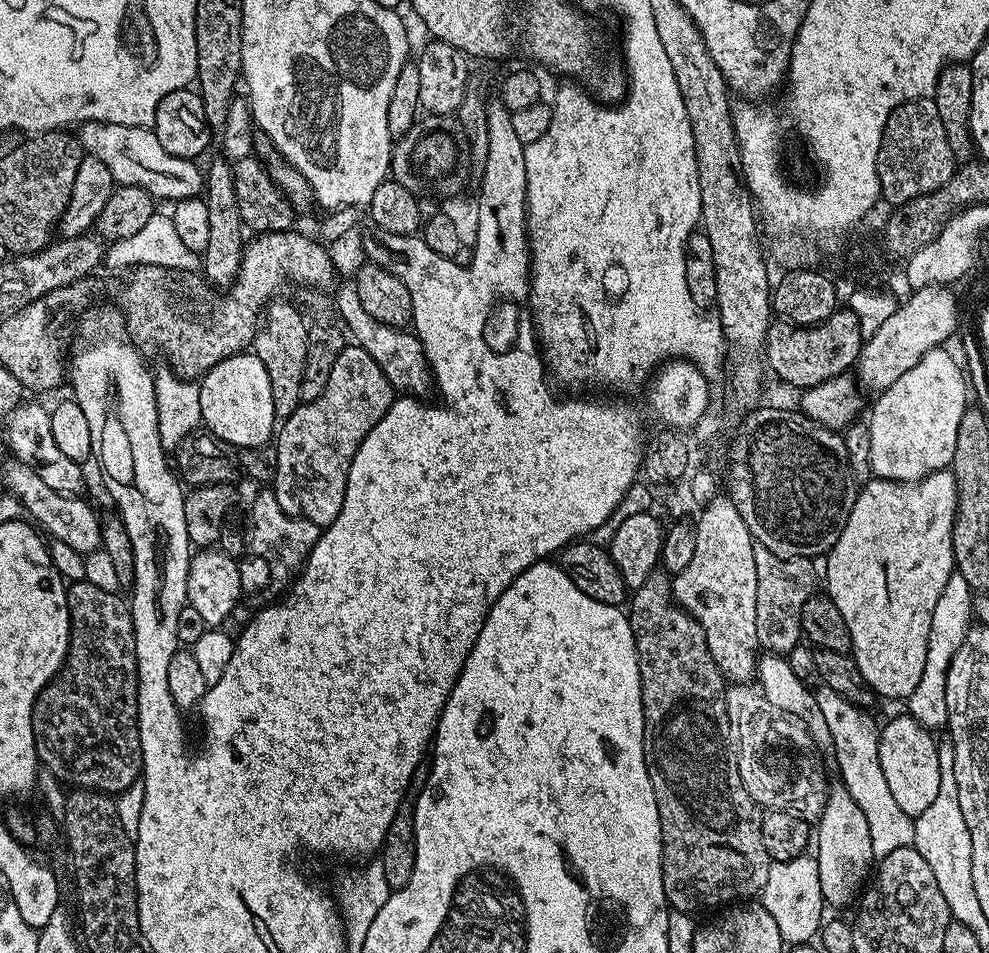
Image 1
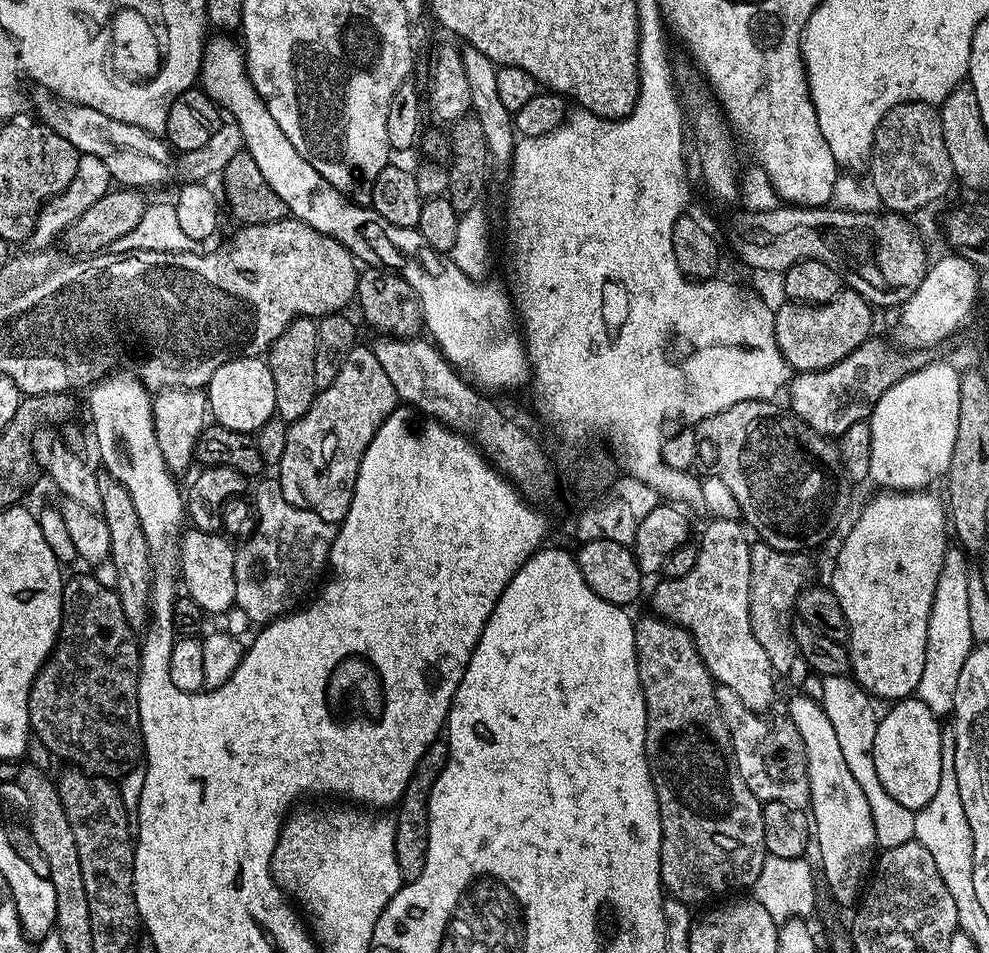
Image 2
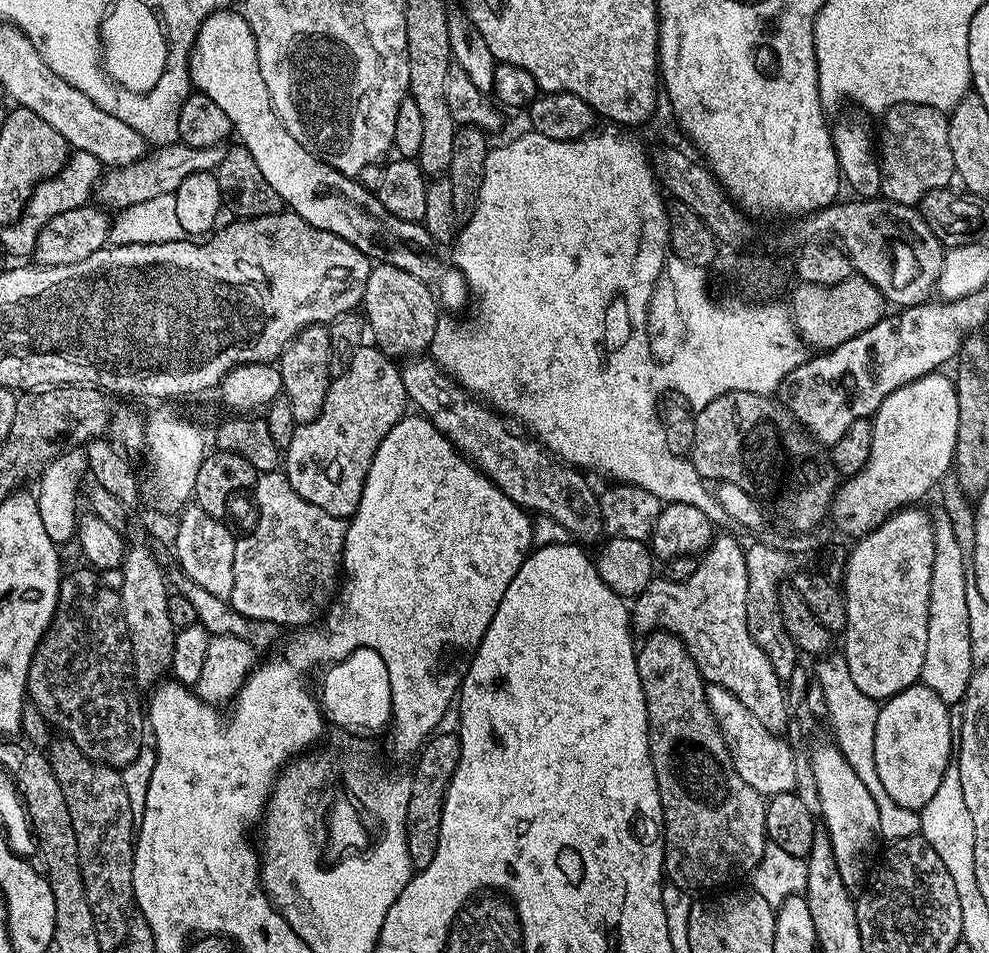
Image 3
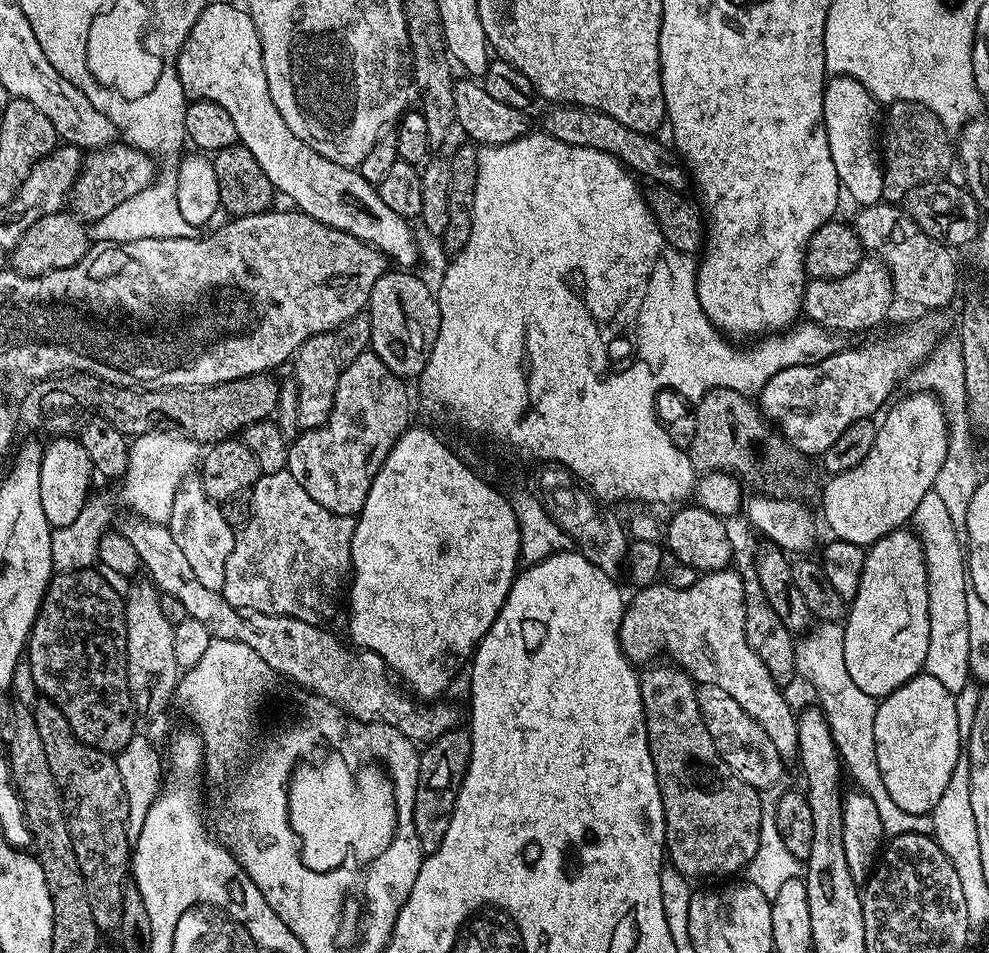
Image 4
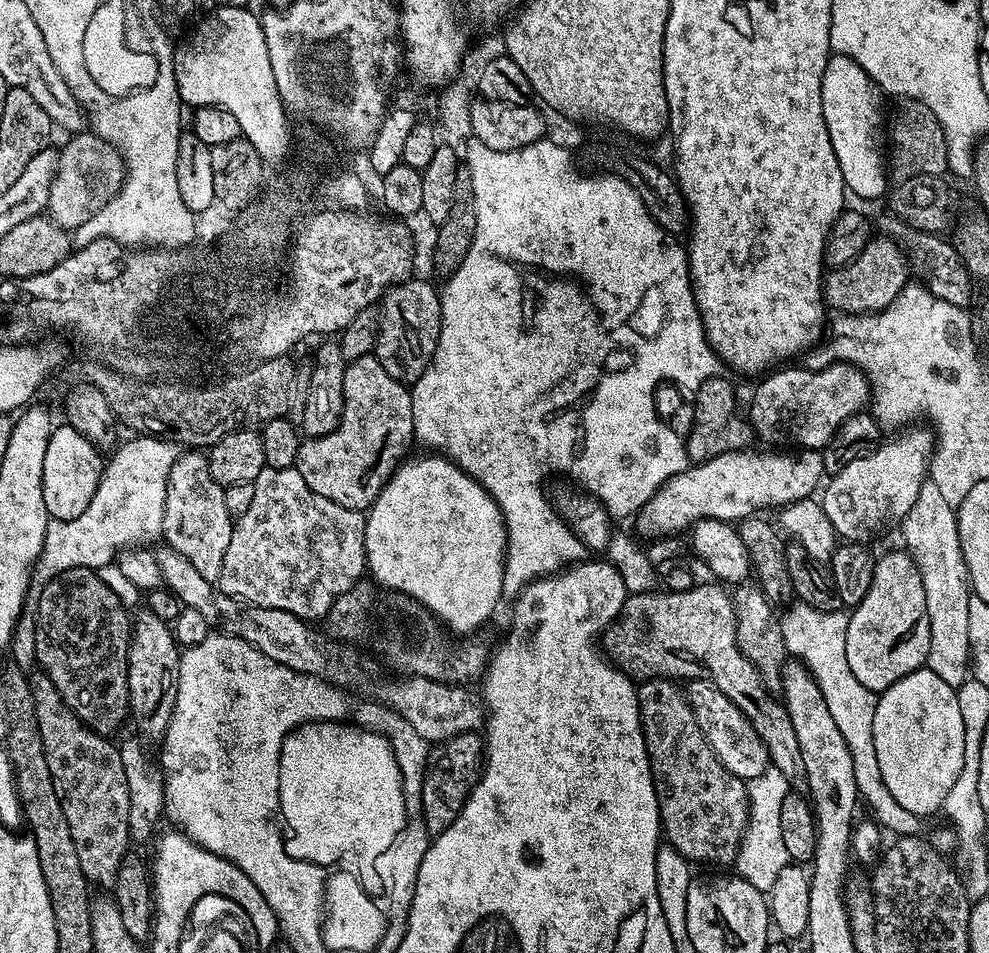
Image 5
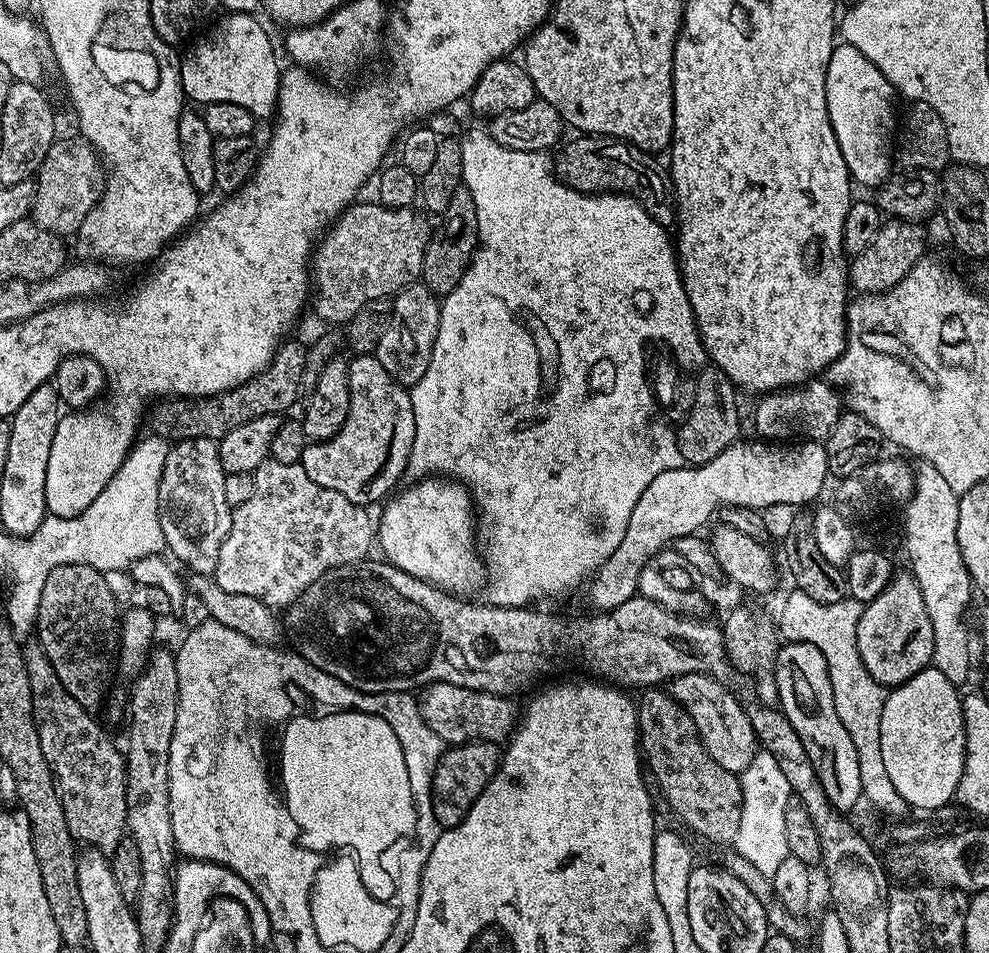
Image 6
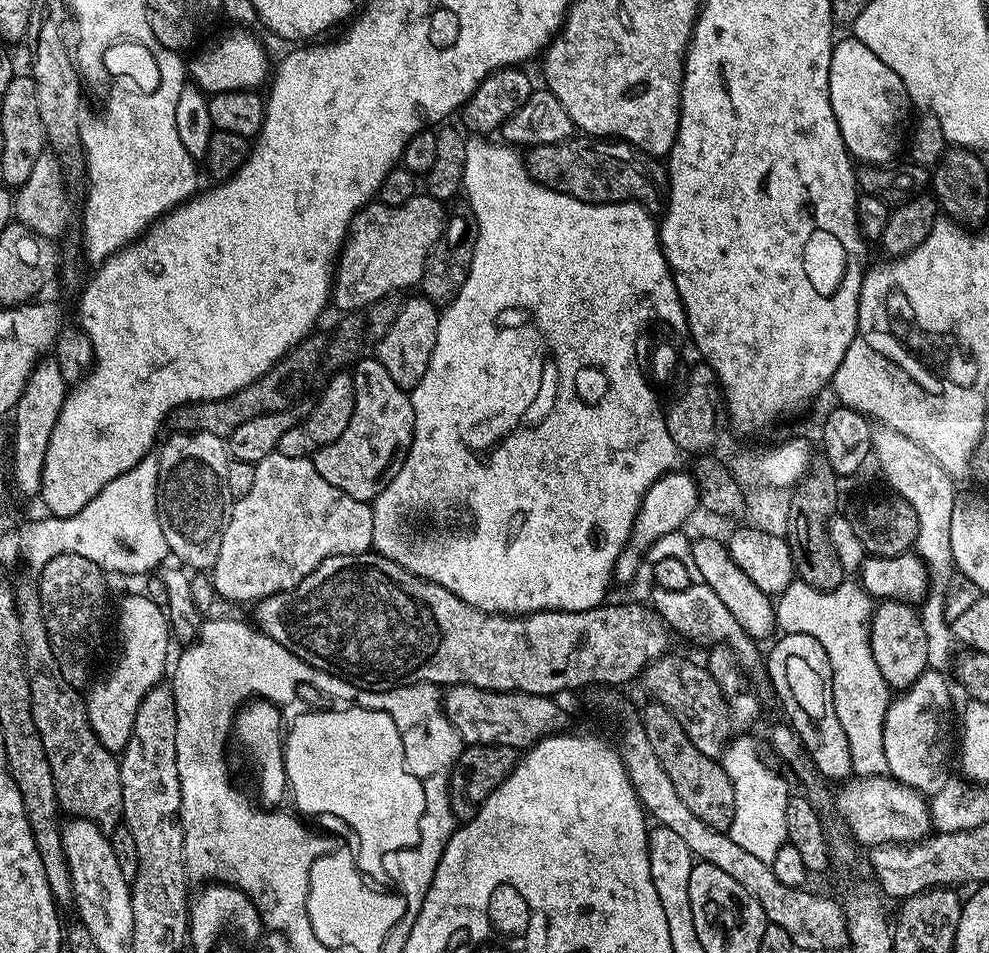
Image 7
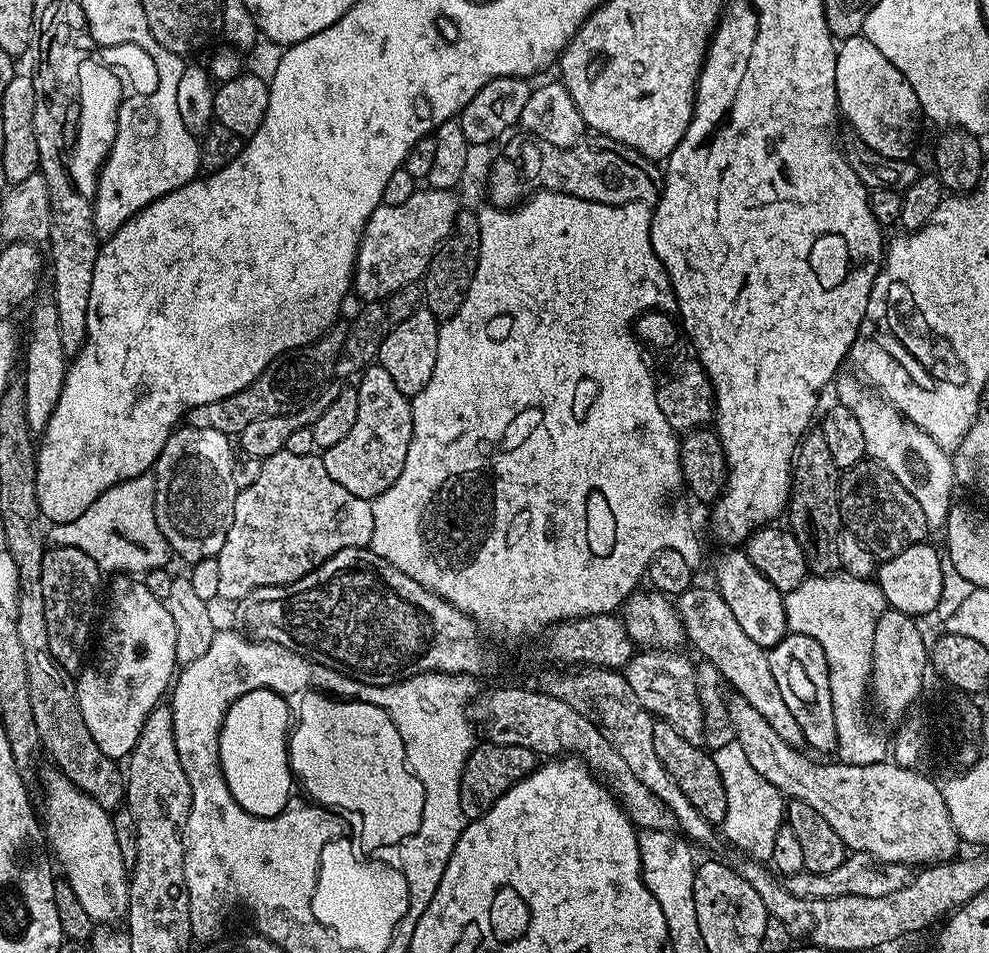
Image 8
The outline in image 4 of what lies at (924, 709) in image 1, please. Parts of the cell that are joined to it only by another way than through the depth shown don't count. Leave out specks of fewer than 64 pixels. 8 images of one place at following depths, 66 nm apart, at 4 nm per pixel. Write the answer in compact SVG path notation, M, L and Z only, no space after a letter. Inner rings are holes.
M935 490L926 494L922 502L918 502L918 510L914 510L910 521L920 545L924 547L924 561L928 575L928 609L930 610L930 646L926 650L924 672L938 678L953 693L960 692L970 683L970 617L966 615L966 590L970 586L968 565L966 563L965 545L958 542L958 534L954 534L954 522L938 498Z

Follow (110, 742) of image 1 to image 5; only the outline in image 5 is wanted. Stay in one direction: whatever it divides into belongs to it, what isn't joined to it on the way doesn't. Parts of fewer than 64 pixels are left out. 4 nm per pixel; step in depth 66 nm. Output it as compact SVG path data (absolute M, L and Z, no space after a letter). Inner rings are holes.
M76 568L58 574L39 589L40 601L36 604L36 662L39 671L45 672L54 682L58 694L74 710L74 714L99 736L115 737L115 732L130 716L128 706L128 646L130 643L130 612L118 594L102 582L99 571Z

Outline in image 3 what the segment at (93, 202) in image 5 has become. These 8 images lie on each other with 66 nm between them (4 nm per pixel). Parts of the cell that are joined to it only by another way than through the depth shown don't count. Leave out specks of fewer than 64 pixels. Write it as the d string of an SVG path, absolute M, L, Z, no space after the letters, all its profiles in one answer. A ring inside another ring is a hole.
M179 142L166 144L153 149L143 159L124 167L109 169L96 187L99 203L117 211L124 211L132 205L146 202L152 198L173 195L188 176L200 172L212 172L221 164L225 149L221 145L214 147L190 147ZM109 172L109 173L108 173Z

